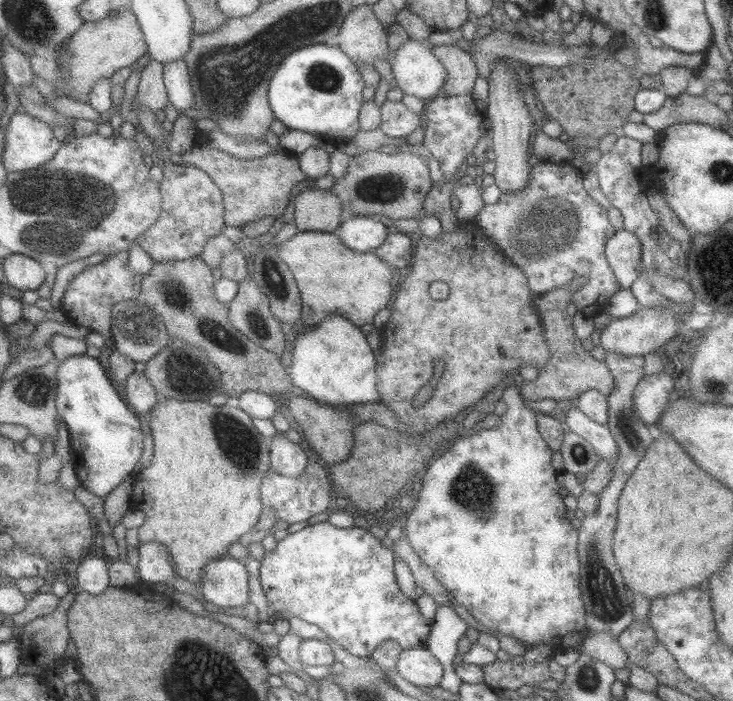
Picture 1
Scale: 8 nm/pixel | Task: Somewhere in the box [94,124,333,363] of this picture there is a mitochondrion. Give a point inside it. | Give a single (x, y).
(133, 323)

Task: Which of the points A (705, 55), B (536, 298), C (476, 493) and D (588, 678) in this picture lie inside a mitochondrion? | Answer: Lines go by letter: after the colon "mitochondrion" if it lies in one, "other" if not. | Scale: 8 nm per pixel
A: other
B: other
C: mitochondrion
D: mitochondrion

